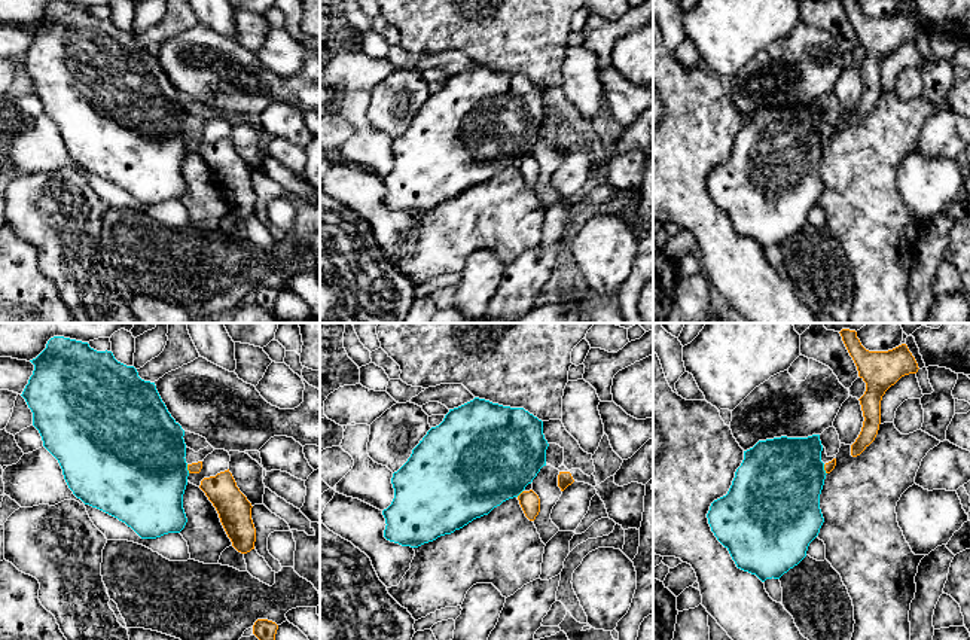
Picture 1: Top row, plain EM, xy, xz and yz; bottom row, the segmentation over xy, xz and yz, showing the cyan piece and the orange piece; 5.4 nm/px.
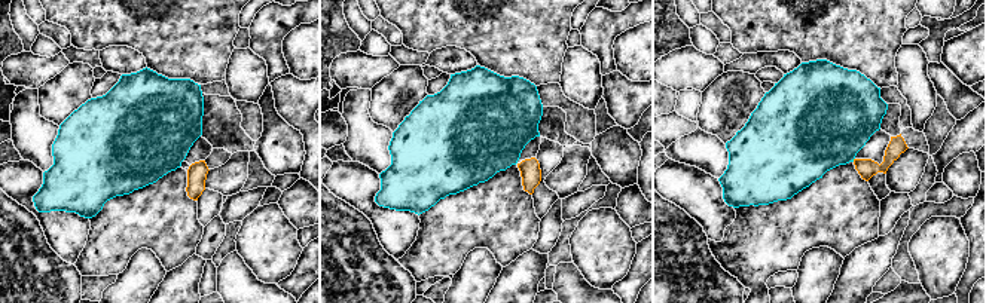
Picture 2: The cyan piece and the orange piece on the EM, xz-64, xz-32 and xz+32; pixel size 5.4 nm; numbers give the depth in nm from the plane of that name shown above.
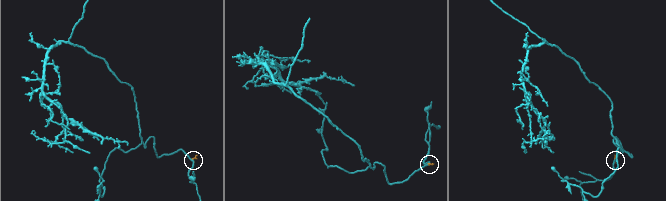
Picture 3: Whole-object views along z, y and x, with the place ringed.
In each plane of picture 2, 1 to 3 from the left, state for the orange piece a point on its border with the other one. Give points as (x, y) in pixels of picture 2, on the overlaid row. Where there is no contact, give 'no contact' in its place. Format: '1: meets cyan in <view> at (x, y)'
1: no contact
2: no contact
3: meets cyan in xz+32 at (854, 158)

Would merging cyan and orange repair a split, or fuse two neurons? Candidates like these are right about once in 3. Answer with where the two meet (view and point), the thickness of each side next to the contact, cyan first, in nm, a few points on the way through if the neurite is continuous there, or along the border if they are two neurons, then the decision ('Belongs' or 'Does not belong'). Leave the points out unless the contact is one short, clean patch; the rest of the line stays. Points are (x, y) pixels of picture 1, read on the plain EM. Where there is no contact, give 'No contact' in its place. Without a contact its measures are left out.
Touches cyan at xy (186, 136). Thickness 500 nm (cyan) against 60 nm. Boundary: xy (186, 131), (189, 139). Does not belong

